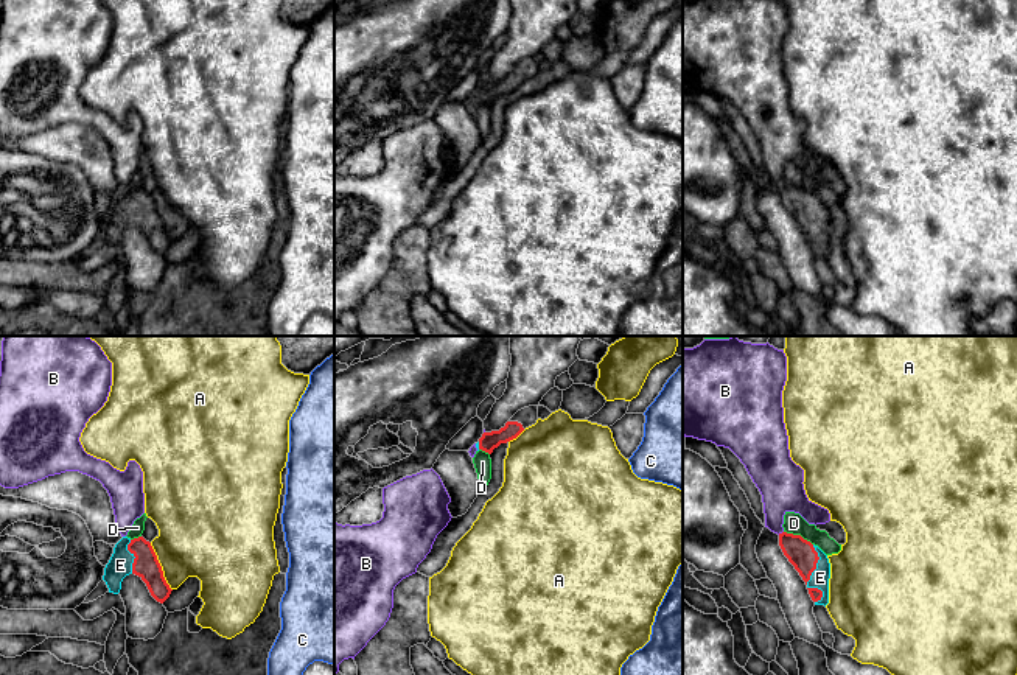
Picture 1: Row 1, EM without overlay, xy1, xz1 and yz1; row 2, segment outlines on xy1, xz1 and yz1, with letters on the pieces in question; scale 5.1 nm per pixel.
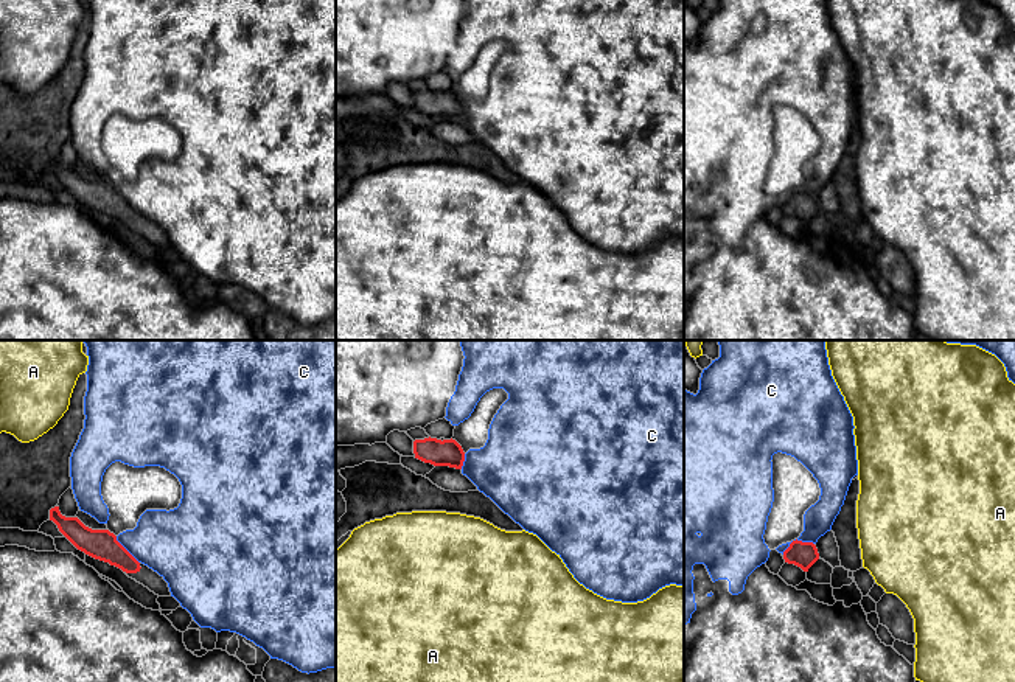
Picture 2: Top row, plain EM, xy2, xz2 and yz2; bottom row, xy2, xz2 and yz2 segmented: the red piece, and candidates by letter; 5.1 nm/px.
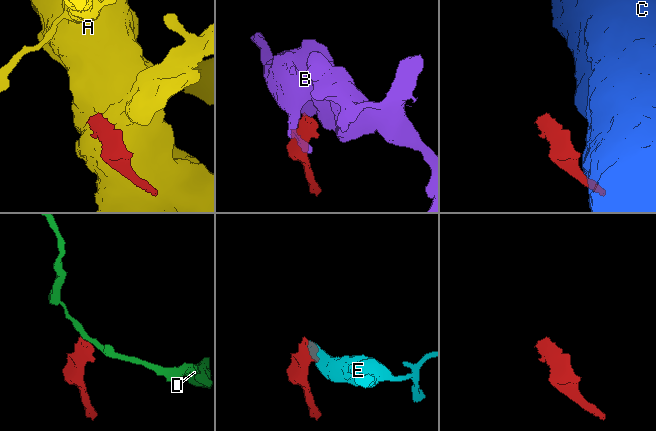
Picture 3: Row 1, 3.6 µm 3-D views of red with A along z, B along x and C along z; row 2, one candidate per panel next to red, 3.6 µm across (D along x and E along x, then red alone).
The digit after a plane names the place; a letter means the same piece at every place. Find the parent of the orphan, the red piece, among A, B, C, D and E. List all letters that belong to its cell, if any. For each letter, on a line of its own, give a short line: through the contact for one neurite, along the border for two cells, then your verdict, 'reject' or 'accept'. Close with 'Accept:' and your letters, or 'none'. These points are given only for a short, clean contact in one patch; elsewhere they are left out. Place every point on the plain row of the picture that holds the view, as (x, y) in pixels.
A: reject
B: line yz1 (782, 182), (778, 185); reject
C: line yz2 (813, 194), (795, 191), (782, 205); reject
D: line yz1 (784, 182), (801, 187), (812, 196); reject
E: line yz1 (801, 206), (815, 216), (815, 224), (820, 229); accept
Accept: E

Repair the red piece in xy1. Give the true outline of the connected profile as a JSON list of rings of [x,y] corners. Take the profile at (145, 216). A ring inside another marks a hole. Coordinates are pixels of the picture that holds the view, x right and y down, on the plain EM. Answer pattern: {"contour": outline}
{"contour": [[[123,188],[115,196],[103,227],[109,244],[118,246],[123,230],[129,226],[138,227],[146,235],[151,247],[160,255],[163,255],[173,243],[163,229],[162,218],[151,194],[143,188],[134,191]]]}

